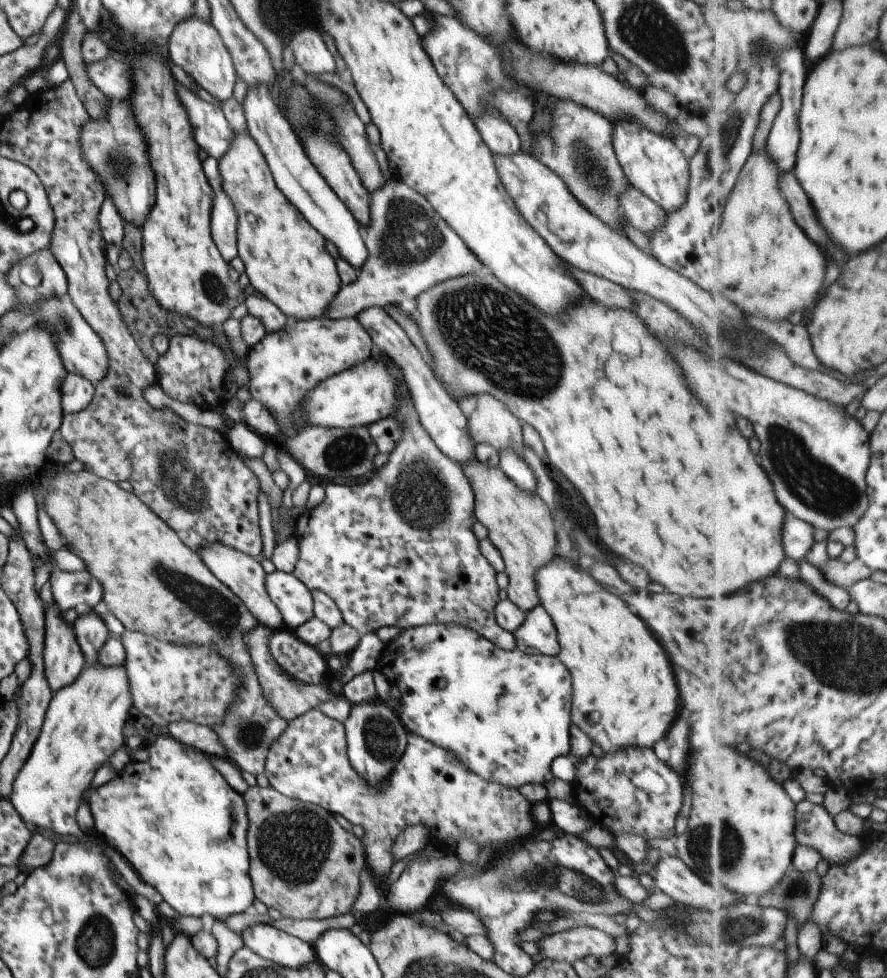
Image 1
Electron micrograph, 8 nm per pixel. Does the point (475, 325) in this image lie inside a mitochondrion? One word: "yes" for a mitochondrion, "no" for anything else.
yes

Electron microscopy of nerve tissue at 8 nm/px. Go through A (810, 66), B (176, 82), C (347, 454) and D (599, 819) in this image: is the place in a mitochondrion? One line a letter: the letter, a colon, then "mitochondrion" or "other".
A: other
B: other
C: mitochondrion
D: other

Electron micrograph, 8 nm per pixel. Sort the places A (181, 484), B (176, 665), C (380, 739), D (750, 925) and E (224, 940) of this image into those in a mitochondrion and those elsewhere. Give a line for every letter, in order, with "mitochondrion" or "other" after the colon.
A: mitochondrion
B: other
C: mitochondrion
D: mitochondrion
E: other

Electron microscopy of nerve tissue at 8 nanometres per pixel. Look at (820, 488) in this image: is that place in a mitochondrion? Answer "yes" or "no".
yes

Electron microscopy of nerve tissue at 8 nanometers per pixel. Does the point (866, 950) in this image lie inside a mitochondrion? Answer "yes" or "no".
no

